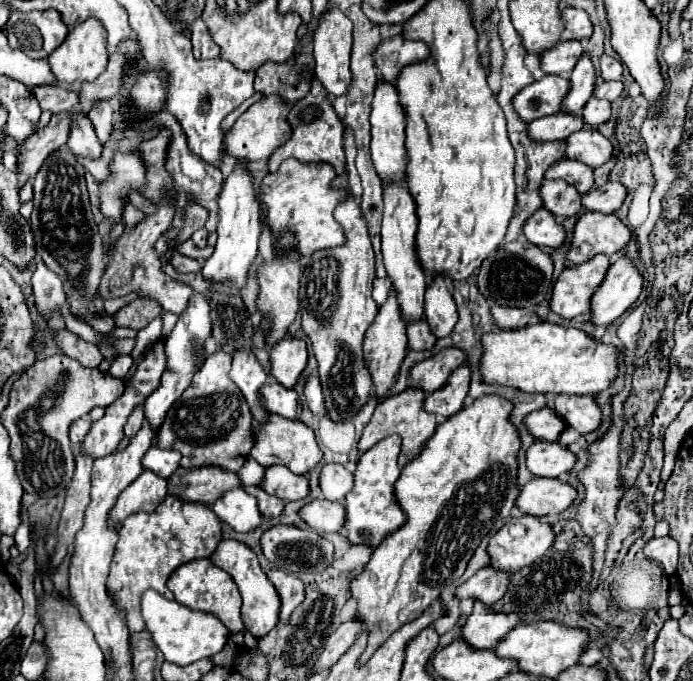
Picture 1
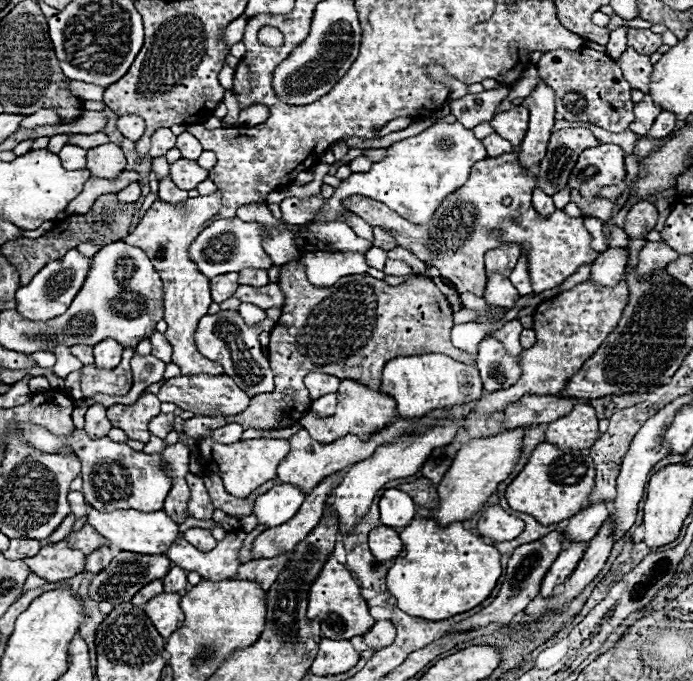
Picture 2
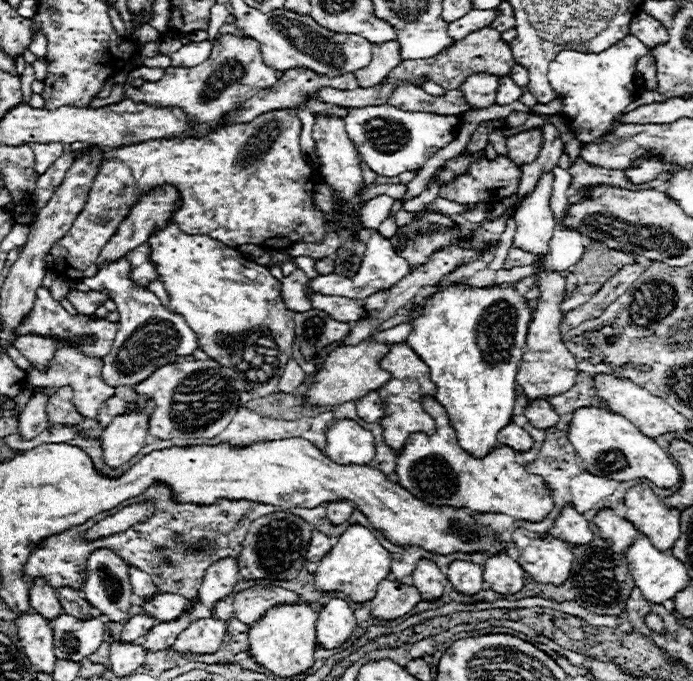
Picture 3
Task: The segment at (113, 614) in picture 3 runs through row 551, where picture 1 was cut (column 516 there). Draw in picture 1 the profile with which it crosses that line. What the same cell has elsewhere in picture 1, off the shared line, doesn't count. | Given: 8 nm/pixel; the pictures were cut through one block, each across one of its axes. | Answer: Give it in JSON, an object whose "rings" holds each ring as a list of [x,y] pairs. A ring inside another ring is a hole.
{"rings":[[[542,76],[516,94],[514,108],[518,116],[526,122],[556,114],[562,108],[562,98],[566,98],[566,90],[570,90],[570,82],[566,78]]]}

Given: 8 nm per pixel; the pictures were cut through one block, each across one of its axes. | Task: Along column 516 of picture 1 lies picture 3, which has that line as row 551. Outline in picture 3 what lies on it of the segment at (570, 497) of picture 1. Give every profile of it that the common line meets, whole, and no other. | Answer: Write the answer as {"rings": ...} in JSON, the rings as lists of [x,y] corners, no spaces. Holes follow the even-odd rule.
{"rings":[[[506,550],[488,556],[484,564],[484,582],[490,590],[498,594],[516,594],[522,590],[524,580],[522,566]]]}

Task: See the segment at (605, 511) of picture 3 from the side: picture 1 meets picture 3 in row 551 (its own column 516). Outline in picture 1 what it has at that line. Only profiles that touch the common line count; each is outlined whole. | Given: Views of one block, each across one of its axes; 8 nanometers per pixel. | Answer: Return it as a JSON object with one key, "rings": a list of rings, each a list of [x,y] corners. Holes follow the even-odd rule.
{"rings":[[[476,602],[474,612],[462,628],[462,638],[472,648],[494,648],[518,624],[518,614],[502,614],[492,606],[482,606],[482,602]]]}

